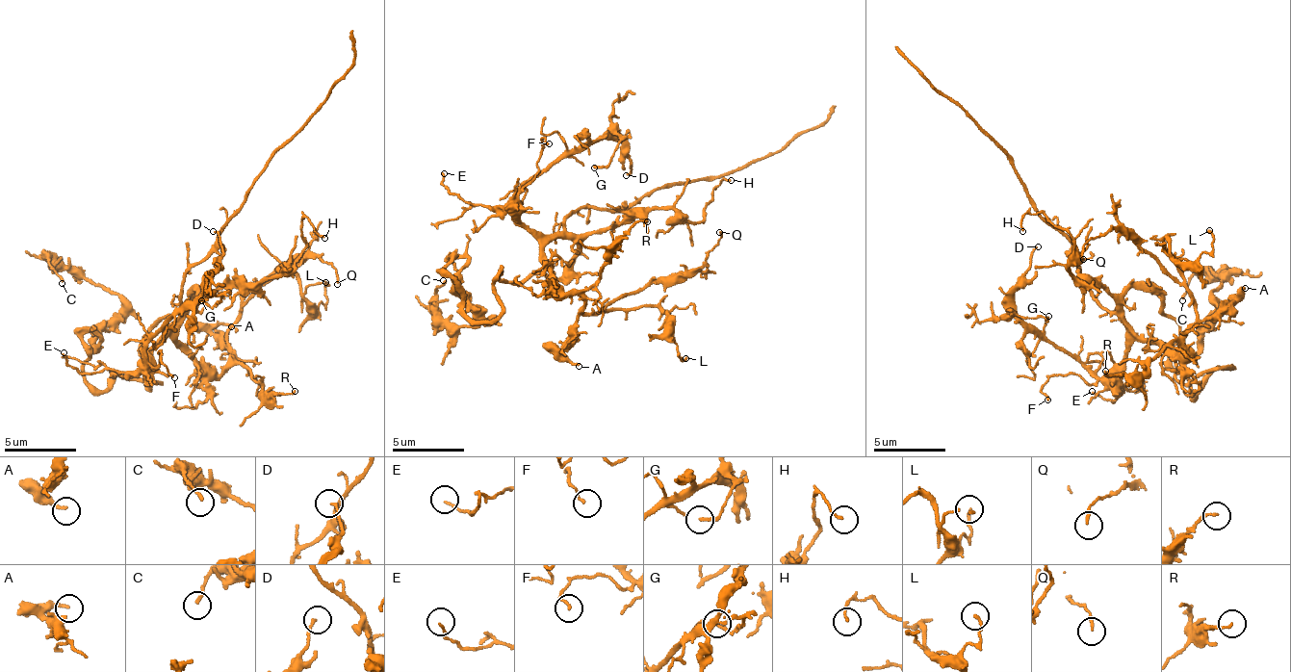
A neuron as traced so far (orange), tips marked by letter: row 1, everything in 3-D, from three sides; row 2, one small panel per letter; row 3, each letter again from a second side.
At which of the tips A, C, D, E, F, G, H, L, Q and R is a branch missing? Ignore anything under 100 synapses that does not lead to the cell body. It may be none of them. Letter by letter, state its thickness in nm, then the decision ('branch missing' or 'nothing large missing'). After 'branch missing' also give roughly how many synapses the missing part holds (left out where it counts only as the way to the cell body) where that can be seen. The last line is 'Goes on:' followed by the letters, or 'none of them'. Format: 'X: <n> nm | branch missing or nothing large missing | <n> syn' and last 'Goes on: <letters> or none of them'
A: 190 nm | nothing large missing
C: 150 nm | nothing large missing
D: 130 nm | nothing large missing
E: 110 nm | nothing large missing
F: 130 nm | nothing large missing
G: 140 nm | nothing large missing
H: 110 nm | nothing large missing
L: 140 nm | nothing large missing
Q: 130 nm | nothing large missing
R: 120 nm | nothing large missing
Goes on: none of them

